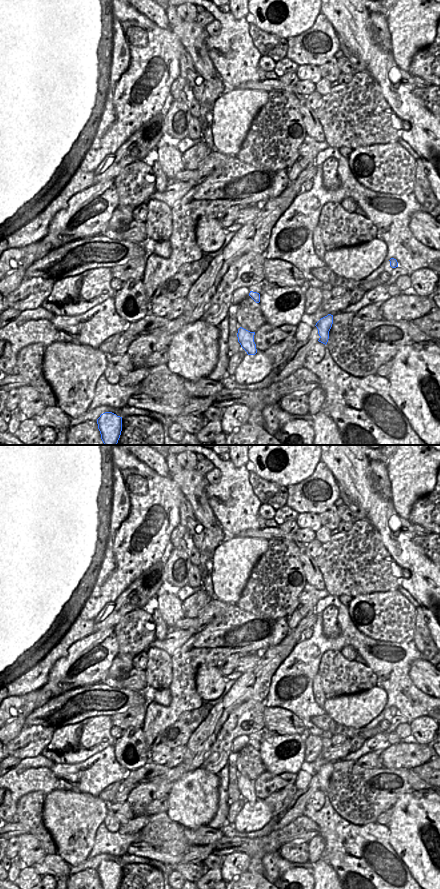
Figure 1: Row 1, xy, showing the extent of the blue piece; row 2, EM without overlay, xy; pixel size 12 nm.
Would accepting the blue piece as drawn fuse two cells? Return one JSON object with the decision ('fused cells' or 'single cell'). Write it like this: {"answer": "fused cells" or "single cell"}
{"answer": "single cell"}

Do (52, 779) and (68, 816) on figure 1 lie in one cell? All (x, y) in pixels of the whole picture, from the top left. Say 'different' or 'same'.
different

